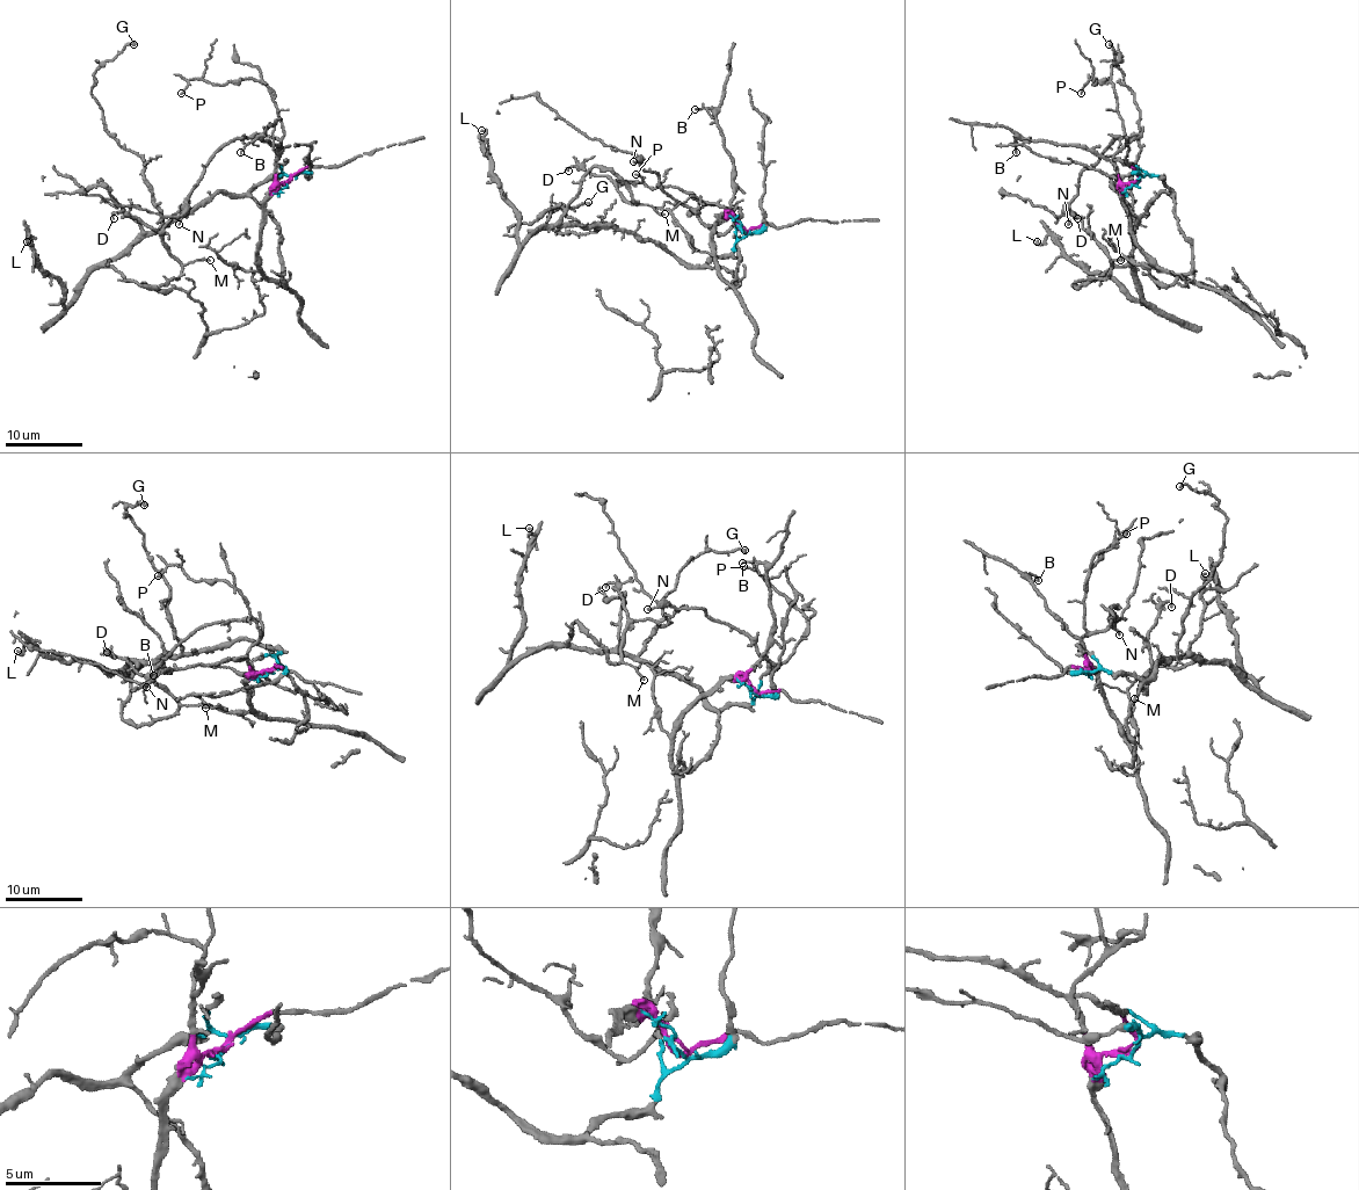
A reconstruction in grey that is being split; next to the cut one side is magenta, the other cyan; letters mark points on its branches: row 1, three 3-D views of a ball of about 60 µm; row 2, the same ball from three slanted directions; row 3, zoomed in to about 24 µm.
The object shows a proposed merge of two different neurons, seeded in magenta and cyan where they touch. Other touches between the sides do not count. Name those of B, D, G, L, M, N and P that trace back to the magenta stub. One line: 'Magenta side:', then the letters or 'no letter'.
Magenta side: B, N, P

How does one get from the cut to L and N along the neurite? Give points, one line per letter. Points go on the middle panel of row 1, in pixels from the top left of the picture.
L: (742, 231), (728, 254), (699, 266), (610, 227), (543, 225), (521, 242), (480, 130)
N: (742, 231), (731, 208), (734, 223), (725, 233), (709, 229), (659, 184), (656, 175), (633, 161)

